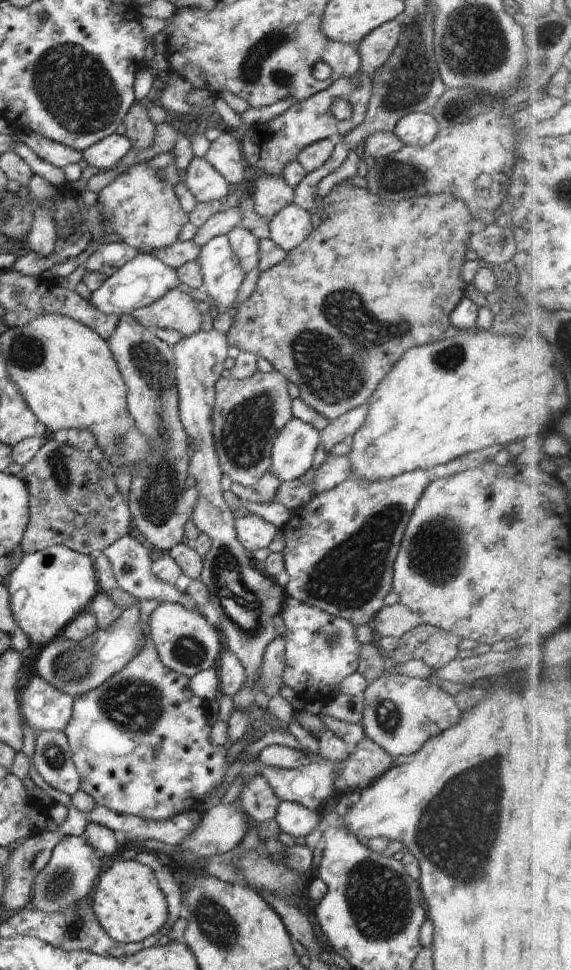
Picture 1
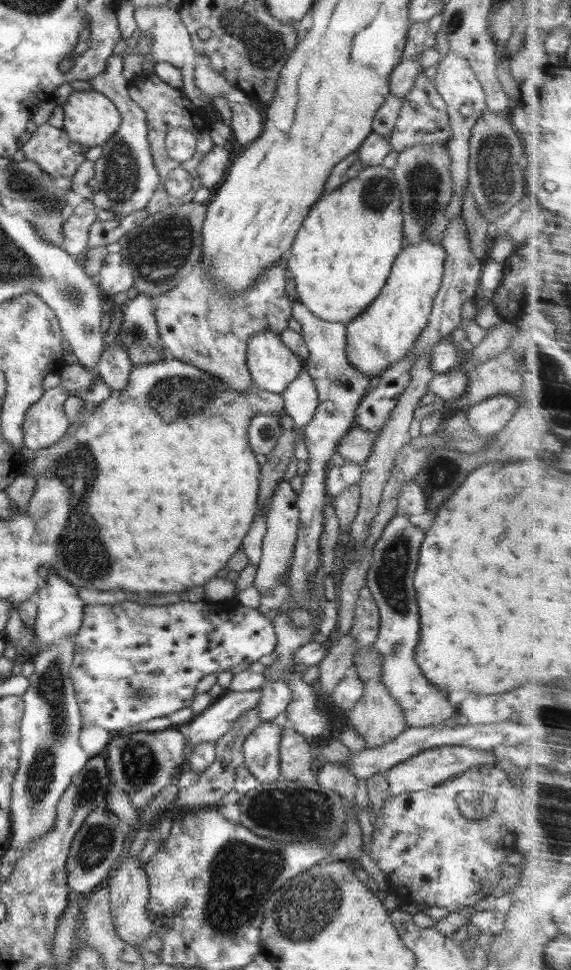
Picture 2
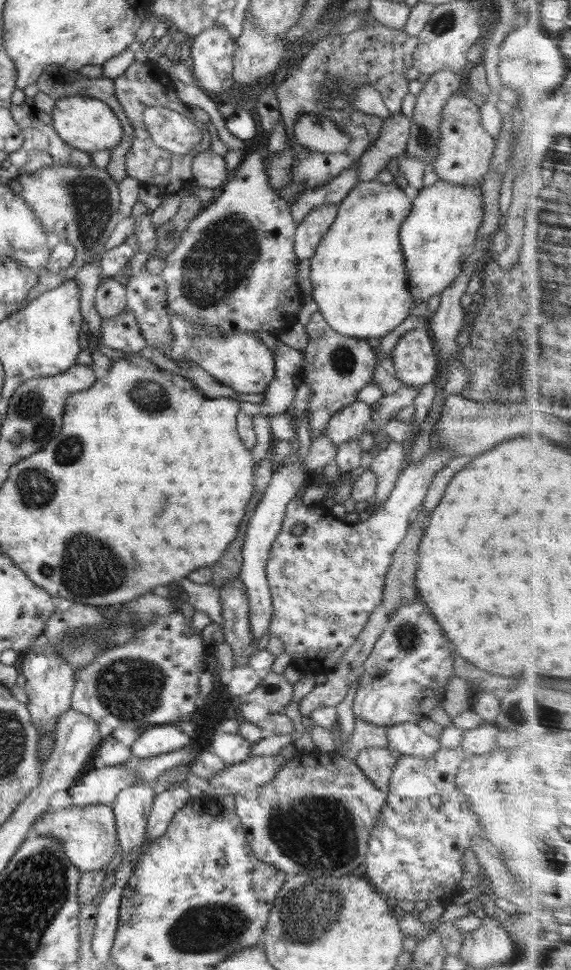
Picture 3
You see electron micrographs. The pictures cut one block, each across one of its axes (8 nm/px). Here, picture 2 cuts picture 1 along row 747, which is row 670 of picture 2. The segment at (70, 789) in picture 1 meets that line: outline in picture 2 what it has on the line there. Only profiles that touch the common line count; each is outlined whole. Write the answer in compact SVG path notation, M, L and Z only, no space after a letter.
M72 637L39 652L33 659L35 671L28 677L29 685L22 695L24 715L20 722L19 765L12 783L9 837L9 848L14 847L22 853L30 851L34 843L54 827L60 797L89 759L78 742L83 726L70 680L74 653Z

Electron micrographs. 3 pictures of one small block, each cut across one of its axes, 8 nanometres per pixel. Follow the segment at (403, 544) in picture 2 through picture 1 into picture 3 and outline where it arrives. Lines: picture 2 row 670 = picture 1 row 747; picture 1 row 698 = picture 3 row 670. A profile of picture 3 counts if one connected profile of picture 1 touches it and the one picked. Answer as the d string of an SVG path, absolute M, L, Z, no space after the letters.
M417 596L412 603L402 603L392 616L382 635L378 637L372 653L363 663L363 672L357 680L357 687L353 698L353 711L355 720L364 720L374 726L394 726L406 722L419 723L430 719L435 706L442 705L445 696L444 686L454 676L454 660L450 650L450 642L444 638L439 625L428 608Z

